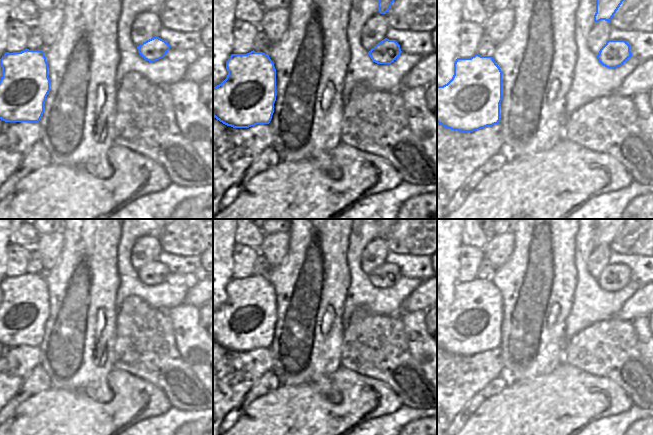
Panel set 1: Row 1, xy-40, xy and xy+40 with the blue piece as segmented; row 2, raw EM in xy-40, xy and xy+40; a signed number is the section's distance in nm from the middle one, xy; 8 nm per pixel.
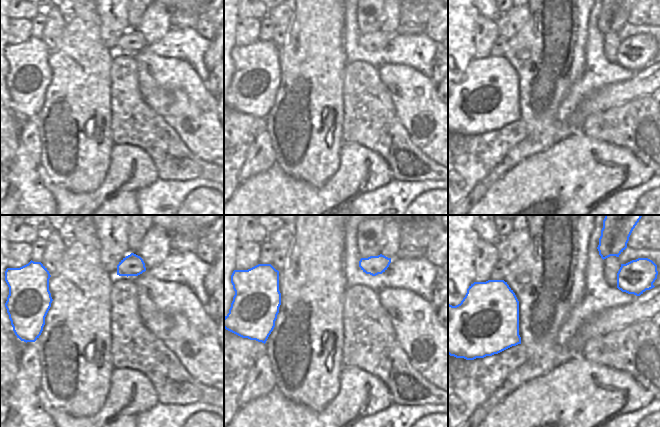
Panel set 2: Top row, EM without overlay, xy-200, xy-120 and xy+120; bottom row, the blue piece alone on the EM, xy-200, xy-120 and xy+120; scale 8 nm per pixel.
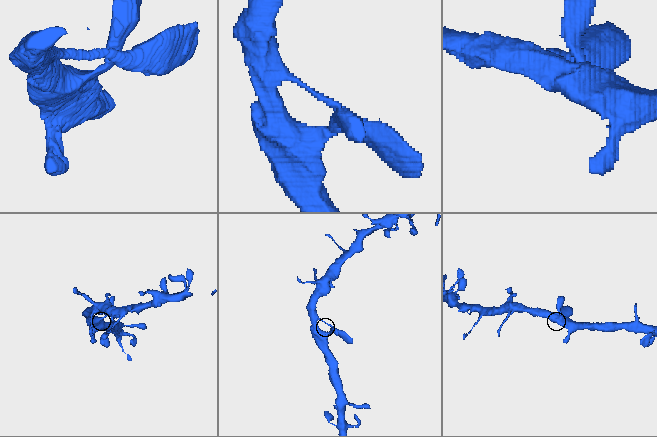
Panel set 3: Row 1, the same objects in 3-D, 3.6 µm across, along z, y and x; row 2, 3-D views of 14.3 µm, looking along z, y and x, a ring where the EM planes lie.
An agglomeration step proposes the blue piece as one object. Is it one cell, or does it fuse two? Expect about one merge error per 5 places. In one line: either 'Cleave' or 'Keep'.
Keep

